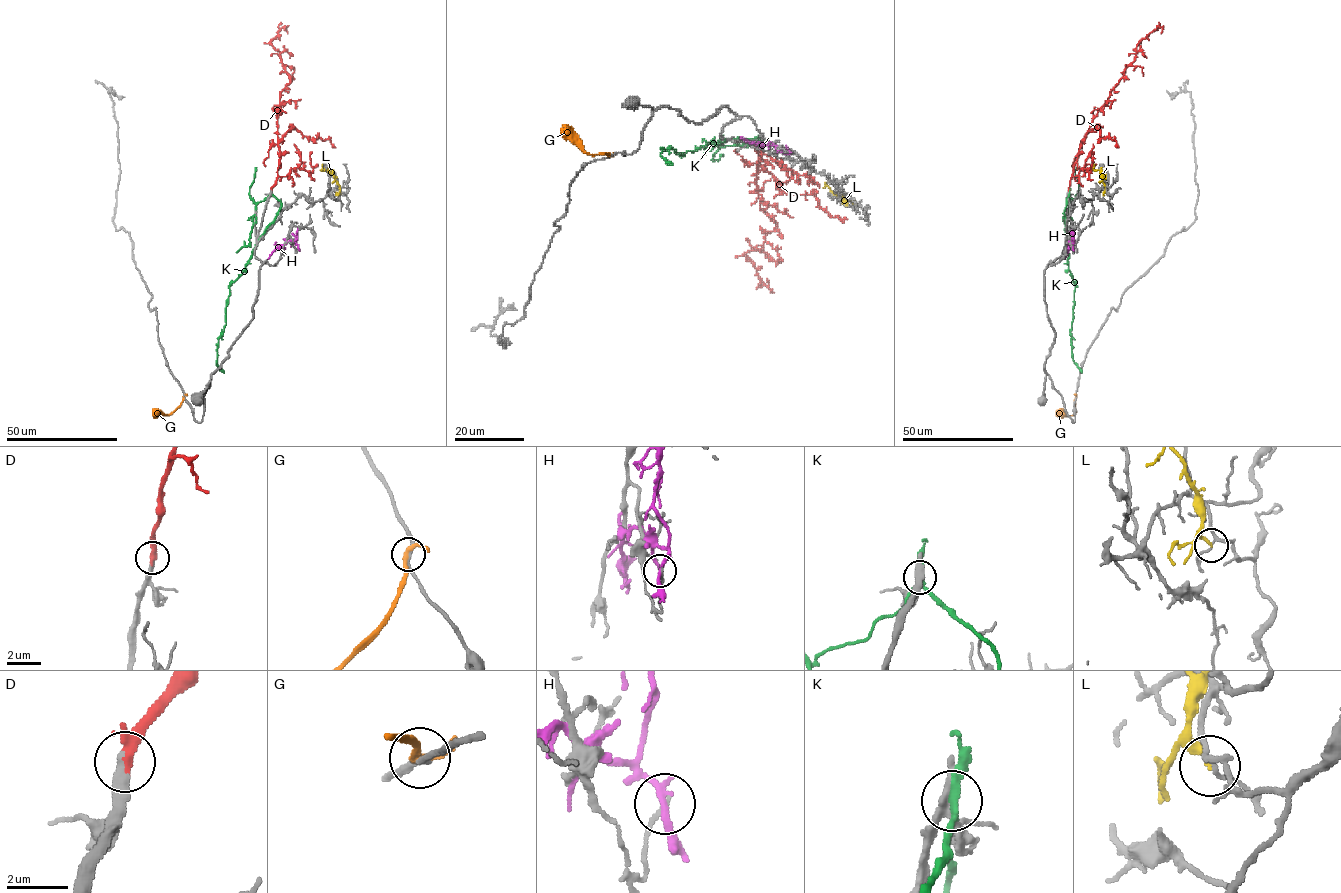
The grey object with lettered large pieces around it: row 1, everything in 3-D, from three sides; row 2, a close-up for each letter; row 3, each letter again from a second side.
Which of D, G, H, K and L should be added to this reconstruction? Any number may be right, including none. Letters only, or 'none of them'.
D

